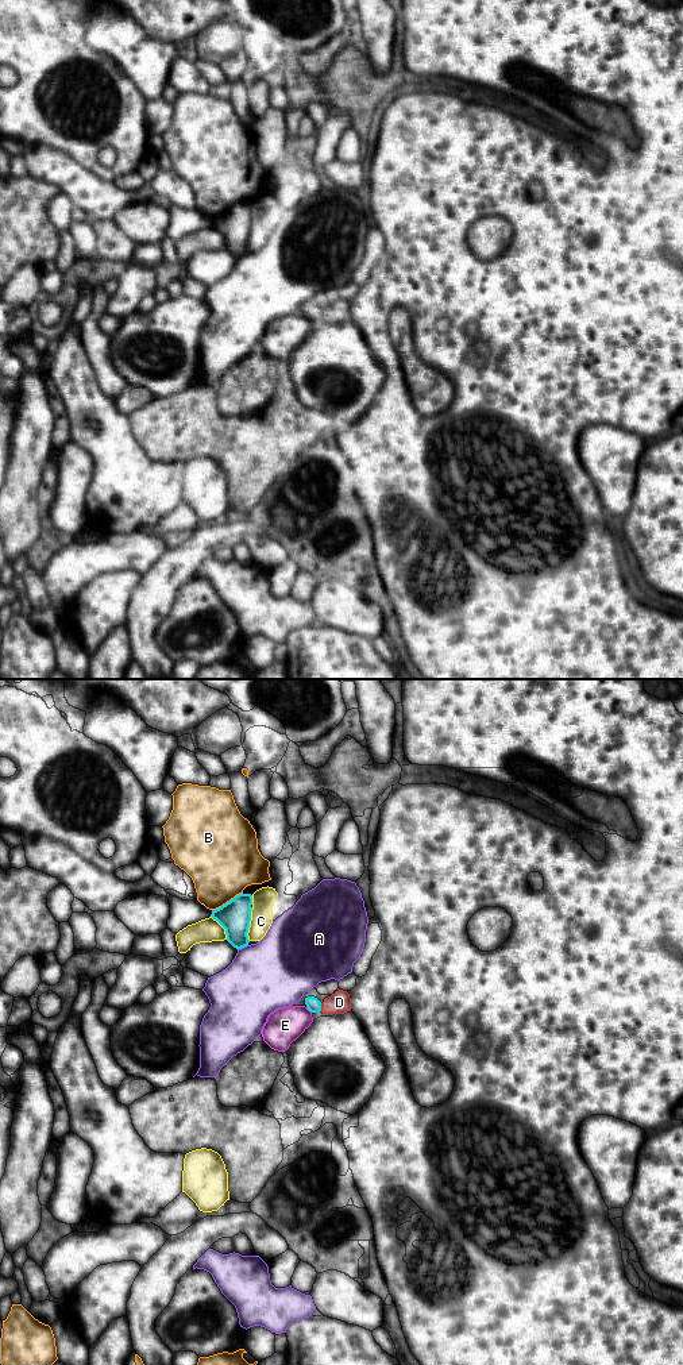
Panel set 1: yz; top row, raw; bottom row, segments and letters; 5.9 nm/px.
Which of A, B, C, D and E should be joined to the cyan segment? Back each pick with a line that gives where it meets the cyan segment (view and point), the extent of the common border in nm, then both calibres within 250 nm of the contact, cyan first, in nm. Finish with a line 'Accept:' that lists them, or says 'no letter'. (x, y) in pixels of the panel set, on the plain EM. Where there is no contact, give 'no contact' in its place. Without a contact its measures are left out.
D: yz (320, 316) | 50 nm | 90/130 nm
Accept: D

